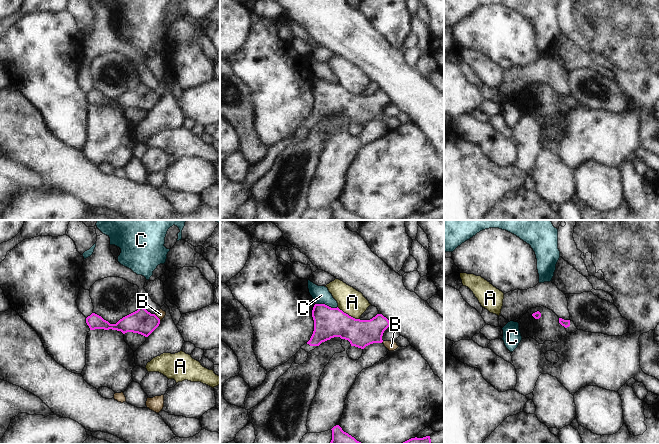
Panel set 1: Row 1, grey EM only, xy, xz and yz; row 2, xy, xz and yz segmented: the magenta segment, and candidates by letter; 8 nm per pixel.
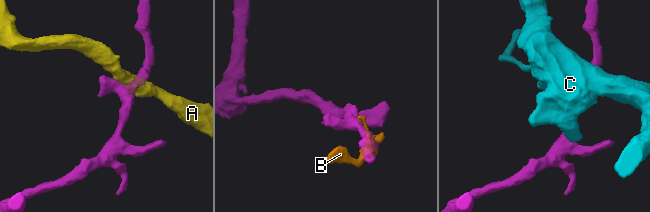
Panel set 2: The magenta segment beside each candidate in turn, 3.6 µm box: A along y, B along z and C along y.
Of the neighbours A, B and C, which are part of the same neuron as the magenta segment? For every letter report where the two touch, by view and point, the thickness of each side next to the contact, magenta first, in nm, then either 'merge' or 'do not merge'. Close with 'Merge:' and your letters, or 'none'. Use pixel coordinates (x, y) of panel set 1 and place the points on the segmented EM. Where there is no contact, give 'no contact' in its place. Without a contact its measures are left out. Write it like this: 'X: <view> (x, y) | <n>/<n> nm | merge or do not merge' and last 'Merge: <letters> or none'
A: xz (347, 314) | 240/200 nm | do not merge
B: xy (157, 317) | 190/70 nm | do not merge
C: xz (326, 305) | 240/140 nm | do not merge
Merge: none

